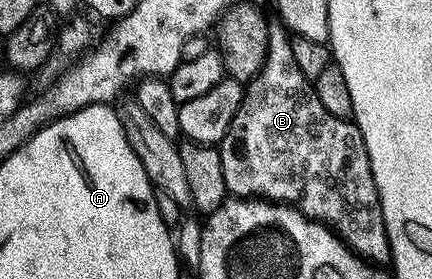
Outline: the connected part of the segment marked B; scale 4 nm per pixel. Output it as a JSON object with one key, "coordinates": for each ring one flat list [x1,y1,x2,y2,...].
{"coordinates":[[271,22,268,35,268,55,265,56,264,67,254,76,253,80,245,82,242,91,242,102,240,103,240,111,236,111,236,119,232,119,232,127,228,127,228,131,224,135,220,152,222,162,224,163,224,183,226,184,227,194,233,195,238,199,265,199,275,203,285,203,293,205,299,209,305,217,309,217,312,221,317,221,338,234,345,241,349,249,353,249,355,253,364,261,371,263,386,263,390,261,390,240,386,234,386,224,384,223,384,215,382,214,382,204,380,203,380,195,376,187,376,179,372,175,372,163,368,159,368,151,366,144,362,138,362,133,358,130,358,126,353,120,337,117,332,115,332,111,328,111,328,107,324,107,324,103,320,103,317,88,305,77,301,71,301,67,294,57,293,40,291,39,289,30,286,29,281,22]]}

